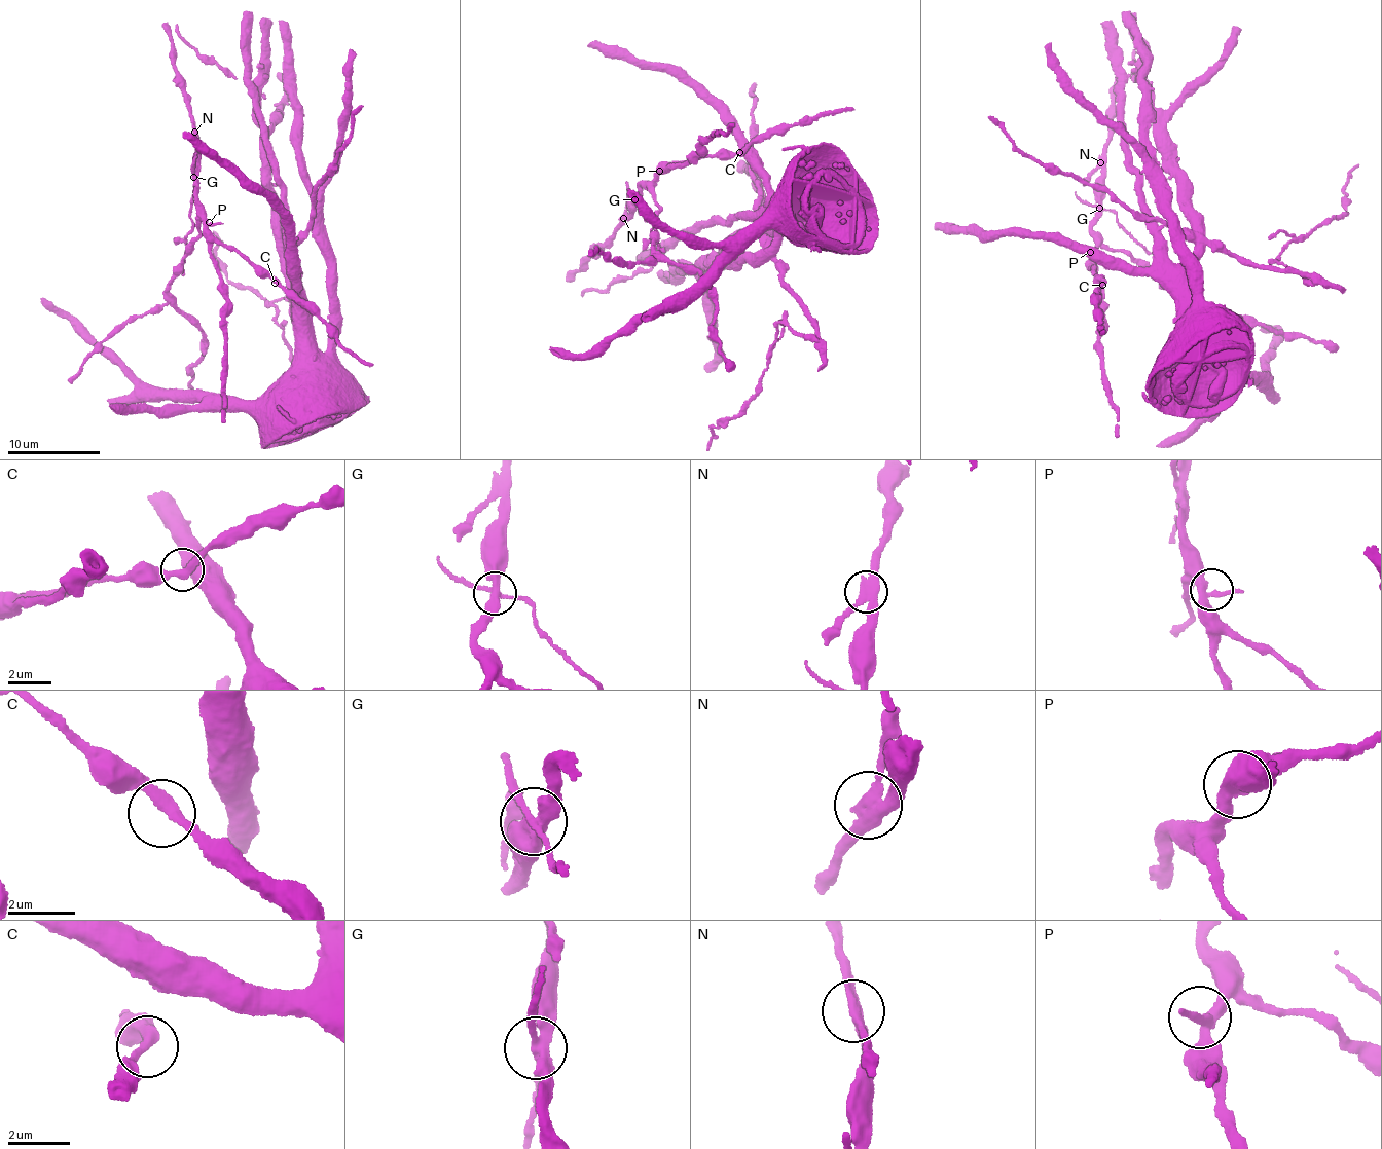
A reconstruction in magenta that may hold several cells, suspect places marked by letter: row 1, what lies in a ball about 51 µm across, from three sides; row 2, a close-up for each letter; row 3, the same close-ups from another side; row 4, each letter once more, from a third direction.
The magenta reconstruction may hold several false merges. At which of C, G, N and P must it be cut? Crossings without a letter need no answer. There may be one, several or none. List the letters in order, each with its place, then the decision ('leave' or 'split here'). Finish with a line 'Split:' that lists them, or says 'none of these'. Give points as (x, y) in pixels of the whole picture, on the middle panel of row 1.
C: place (739, 152); leave
G: place (634, 199); split here
N: place (623, 218); split here
P: place (659, 171); leave
Split: G, N

